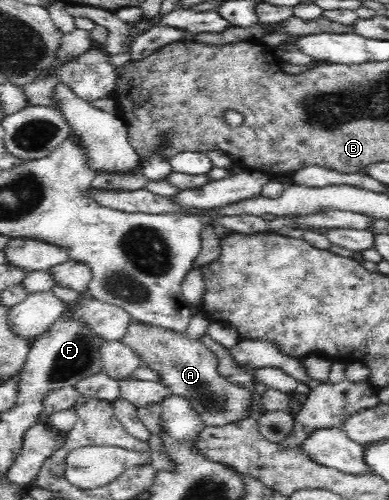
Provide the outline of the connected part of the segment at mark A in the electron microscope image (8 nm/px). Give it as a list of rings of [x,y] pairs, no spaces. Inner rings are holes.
[[[131,322],[120,339],[141,359],[144,366],[153,369],[169,391],[191,402],[191,407],[204,420],[205,427],[221,427],[251,417],[251,389],[234,384],[220,375],[218,360],[200,340],[164,327],[145,322]]]

